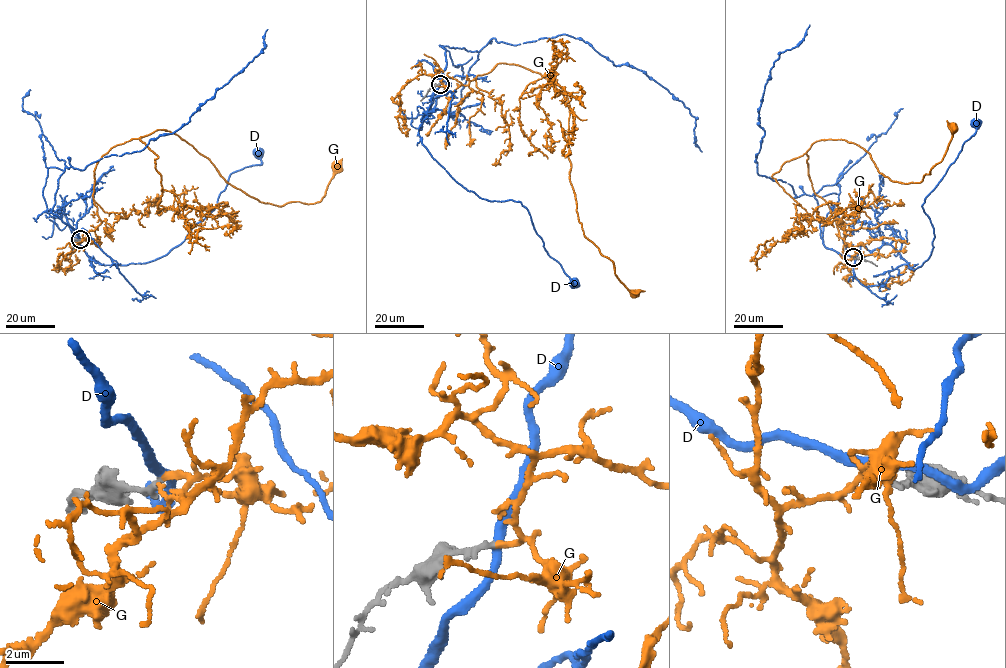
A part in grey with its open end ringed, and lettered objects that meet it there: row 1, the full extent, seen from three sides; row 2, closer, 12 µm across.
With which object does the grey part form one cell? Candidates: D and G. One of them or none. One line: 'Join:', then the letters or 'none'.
Join: G

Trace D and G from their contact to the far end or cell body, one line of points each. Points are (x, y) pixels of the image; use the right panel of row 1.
D: (854, 257), (862, 258), (890, 244), (912, 269), (928, 259), (934, 235), (922, 204), (976, 131), (977, 123)
G: (853, 257), (808, 176), (812, 144), (854, 143), (890, 180), (919, 182), (953, 127)

